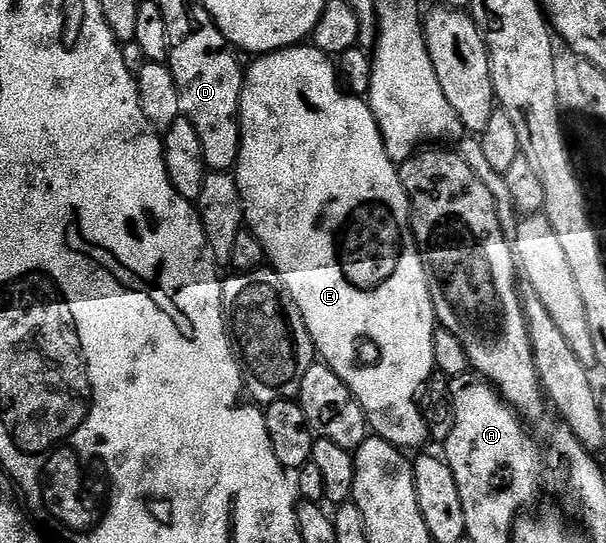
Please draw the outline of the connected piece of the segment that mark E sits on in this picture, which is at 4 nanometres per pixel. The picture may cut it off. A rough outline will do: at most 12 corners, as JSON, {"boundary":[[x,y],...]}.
{"boundary":[[314,46],[243,77],[246,227],[370,431],[429,437],[410,195]]}

